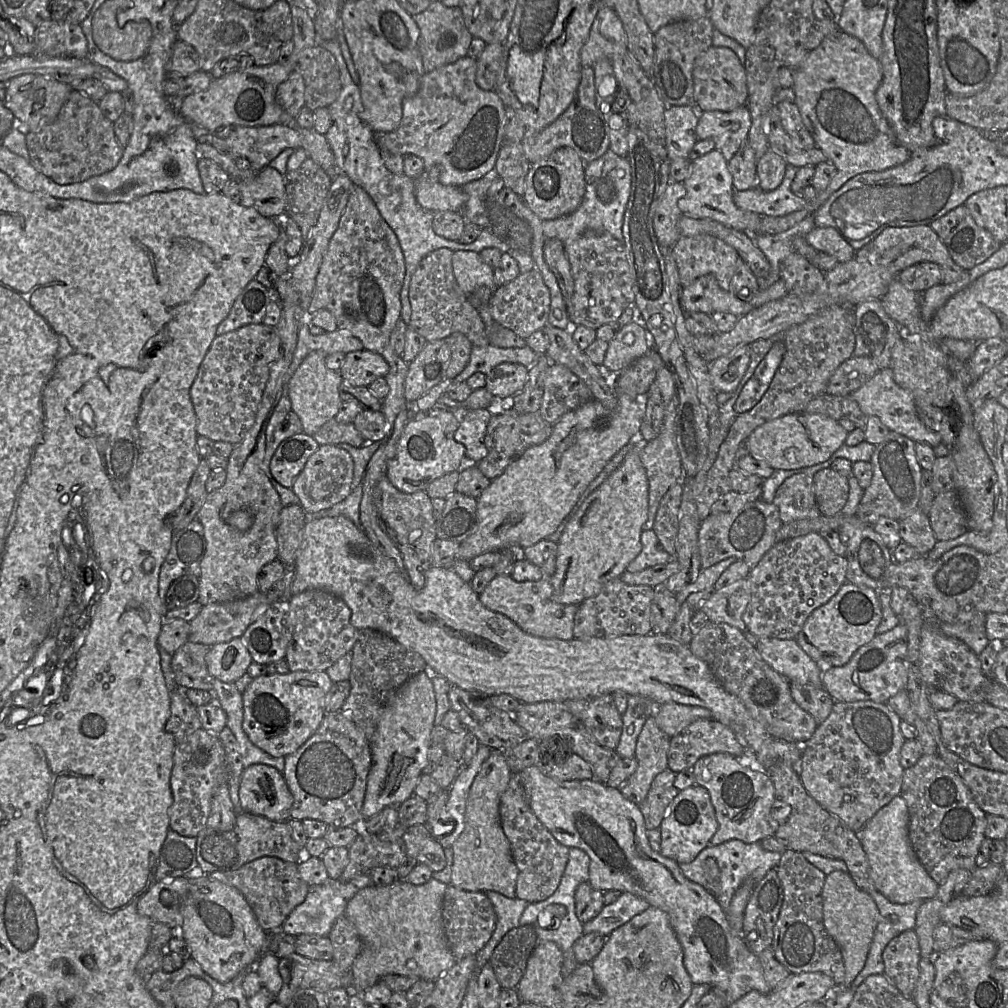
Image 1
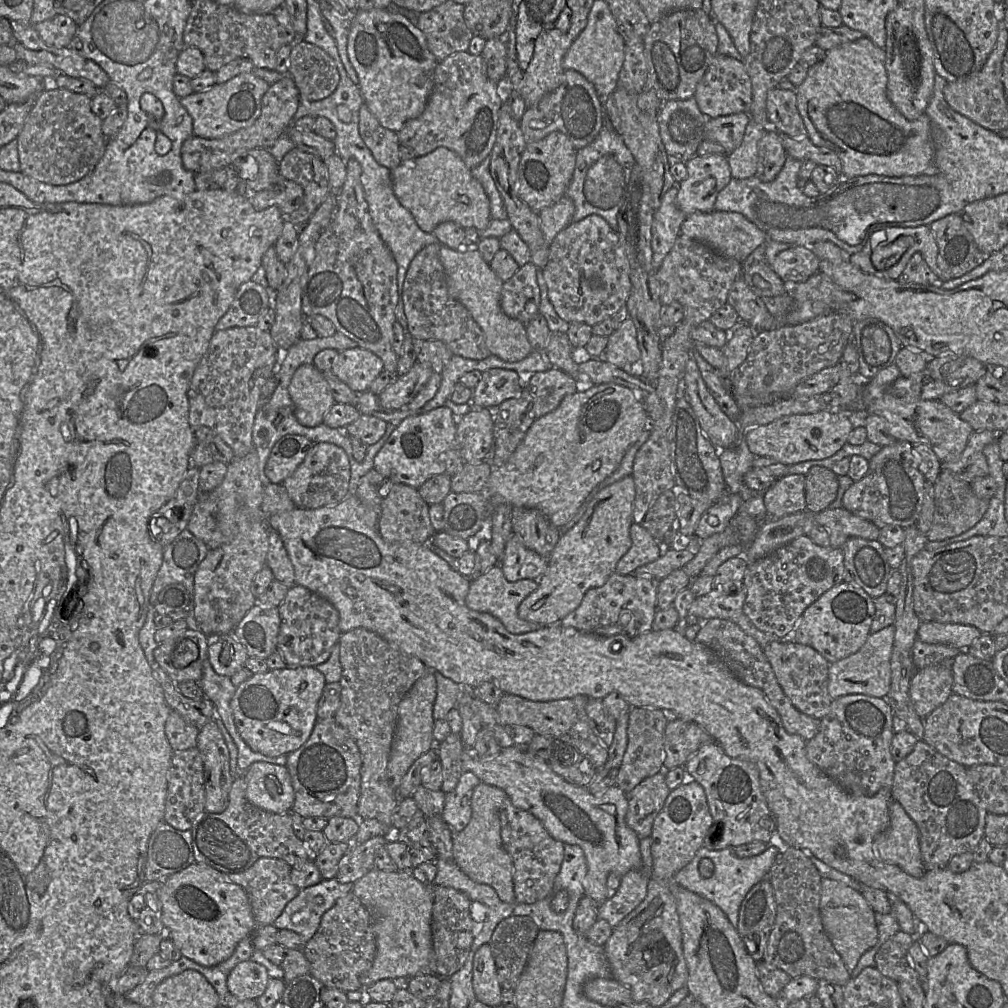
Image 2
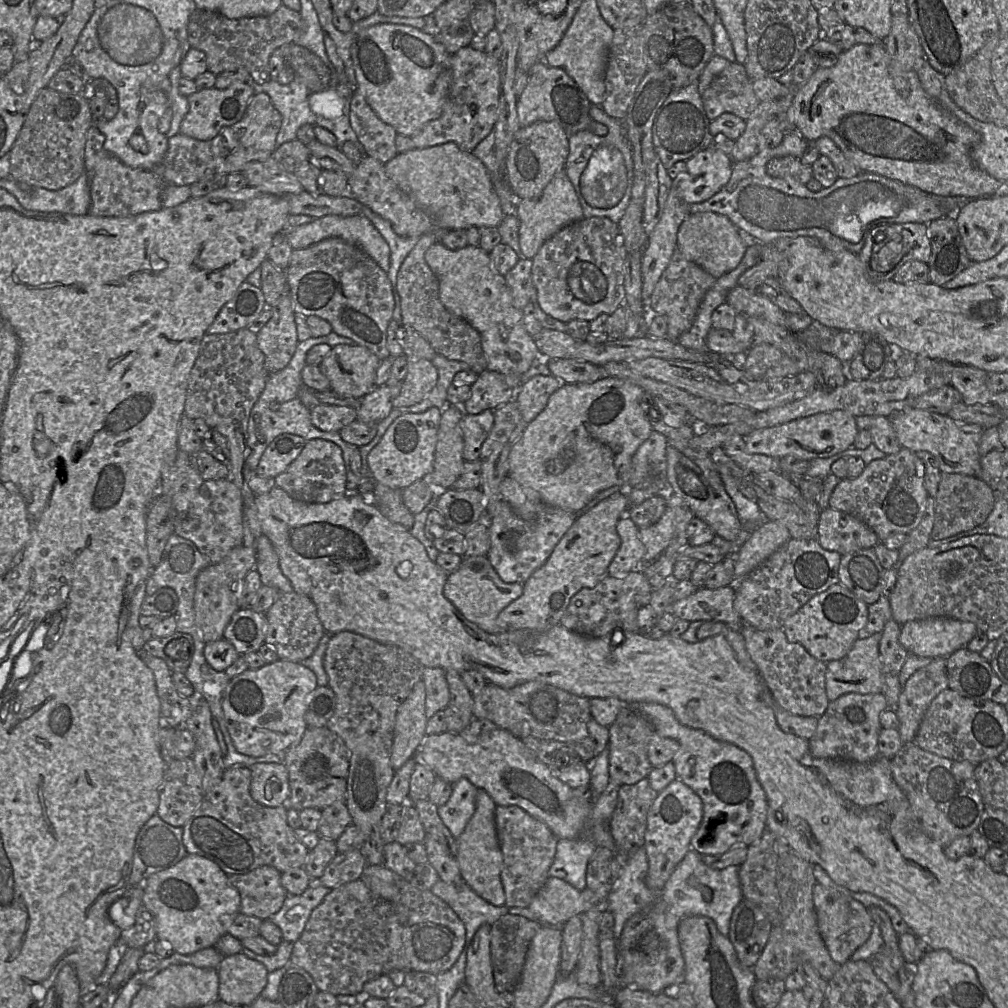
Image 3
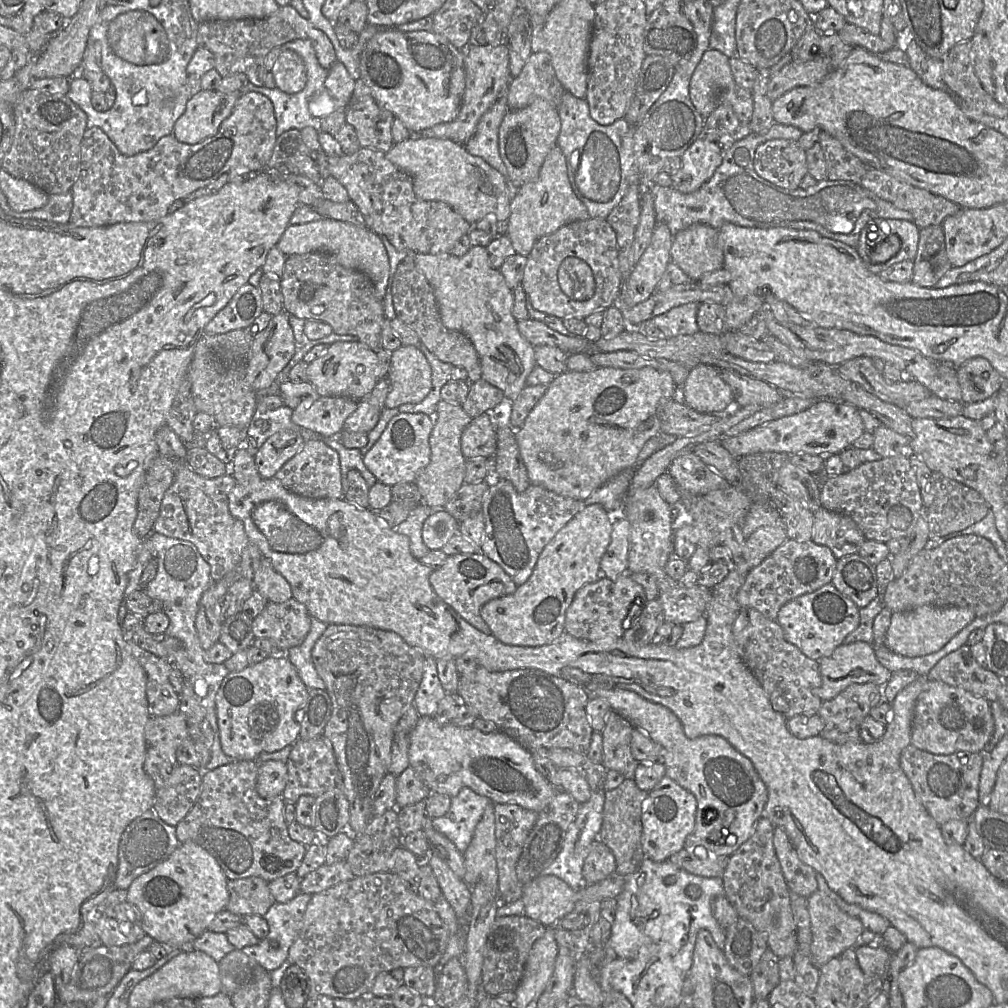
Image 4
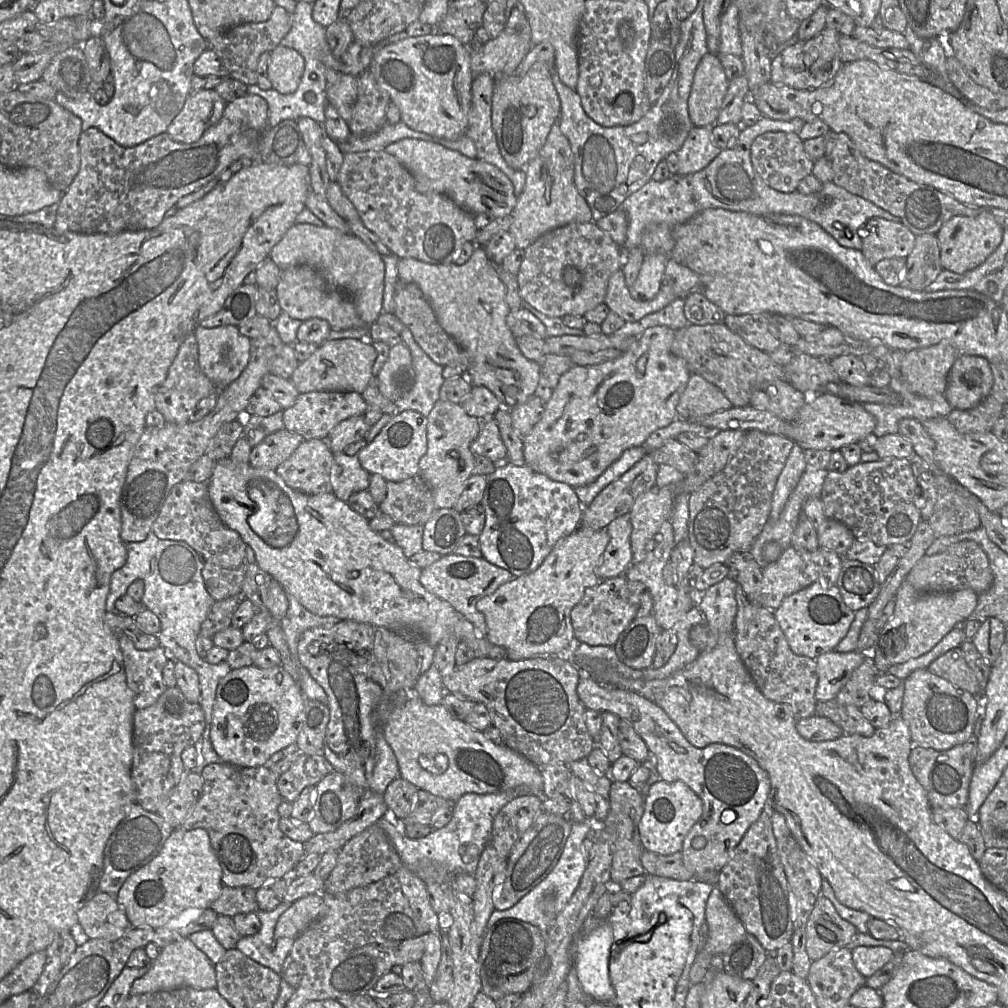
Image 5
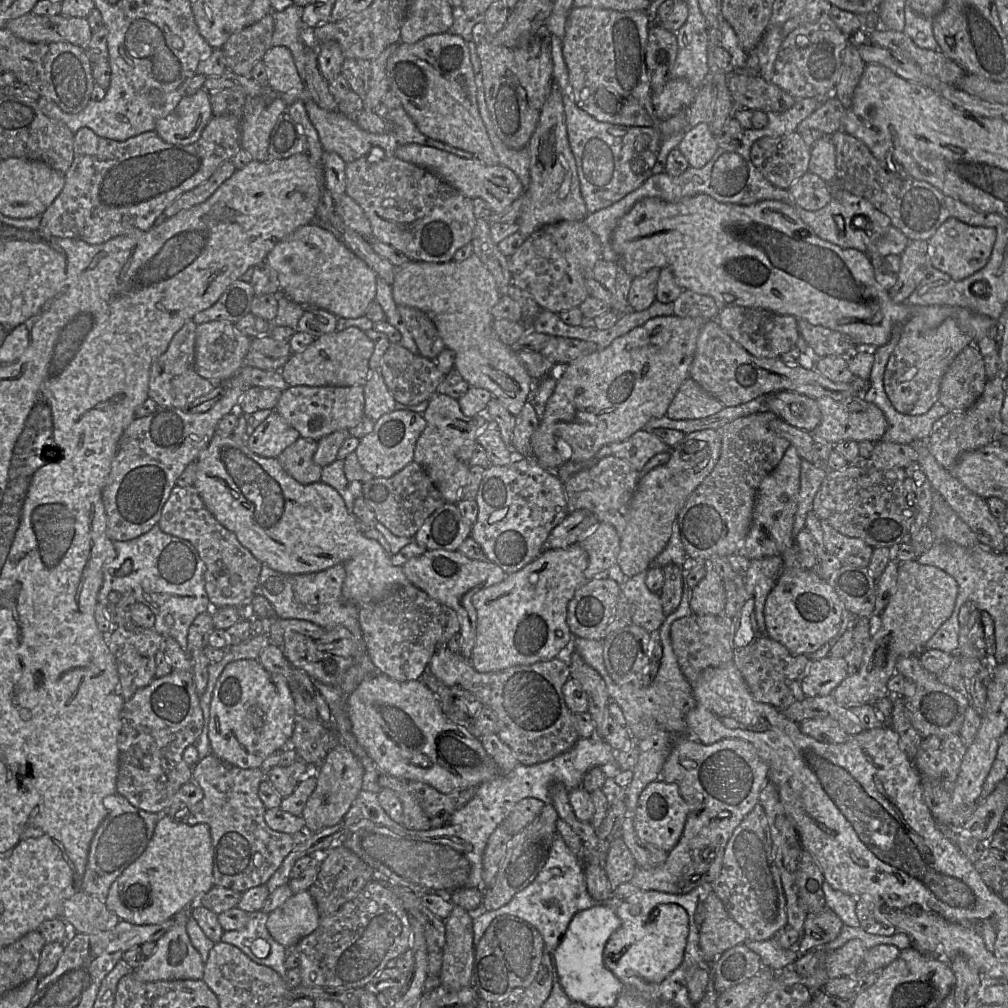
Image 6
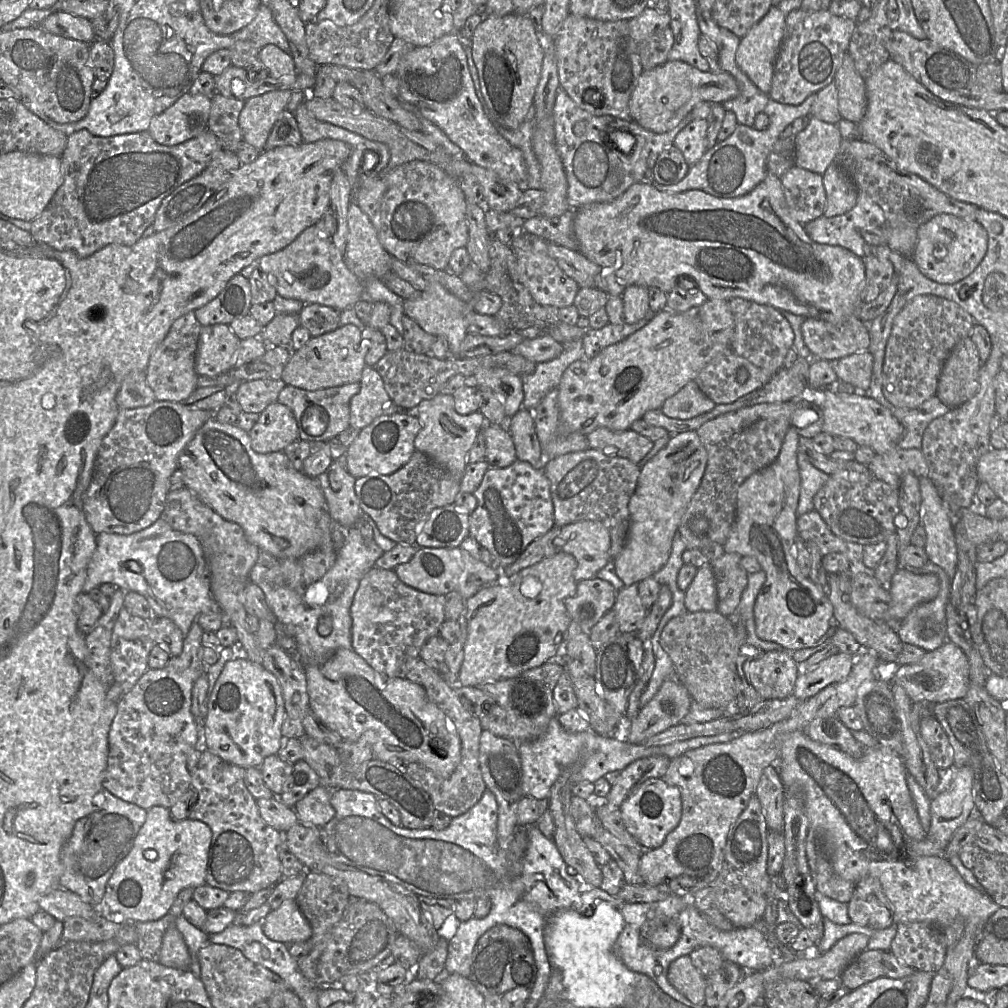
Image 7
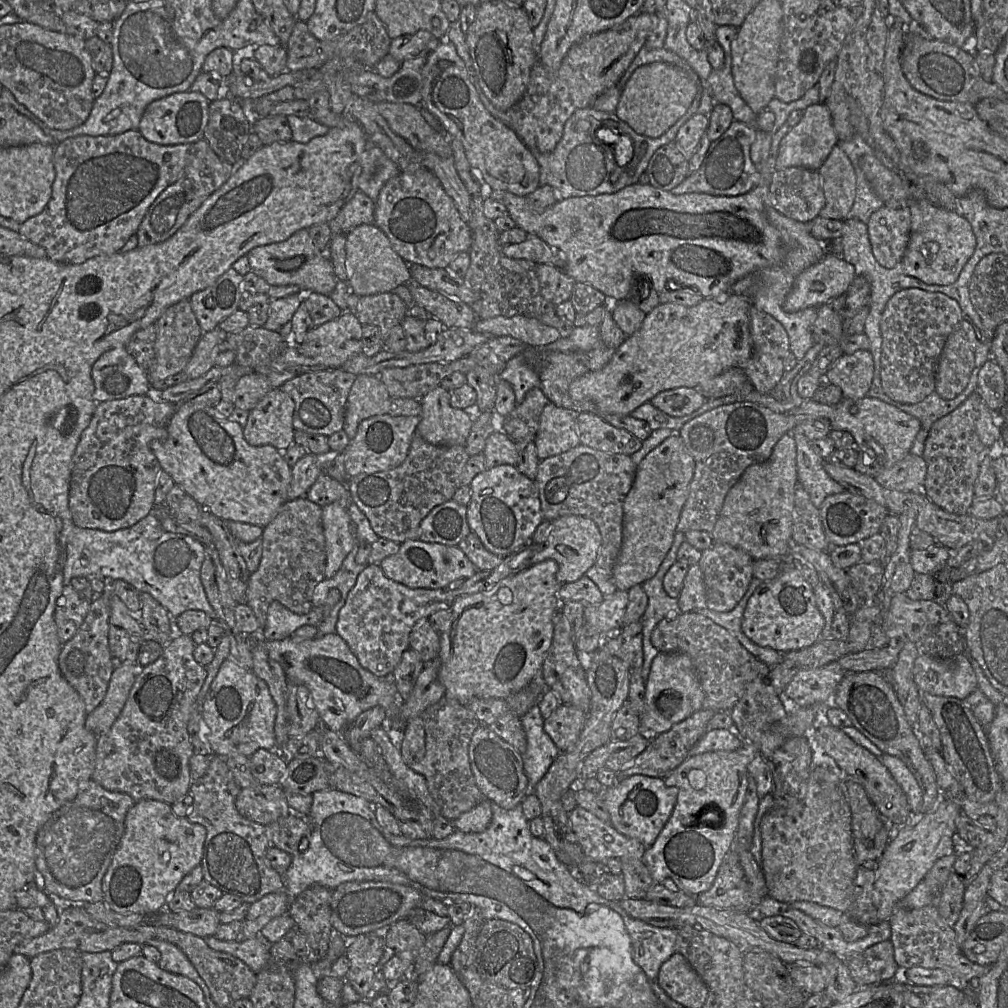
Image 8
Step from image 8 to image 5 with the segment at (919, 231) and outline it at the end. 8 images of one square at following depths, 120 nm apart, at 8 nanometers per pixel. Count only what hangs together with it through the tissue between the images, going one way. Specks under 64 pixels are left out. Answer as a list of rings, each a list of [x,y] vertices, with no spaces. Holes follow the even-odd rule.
[[[982,211],[974,217],[954,216],[950,218],[936,233],[943,269],[963,274],[978,267],[998,248],[1003,233],[1004,228],[990,211]]]

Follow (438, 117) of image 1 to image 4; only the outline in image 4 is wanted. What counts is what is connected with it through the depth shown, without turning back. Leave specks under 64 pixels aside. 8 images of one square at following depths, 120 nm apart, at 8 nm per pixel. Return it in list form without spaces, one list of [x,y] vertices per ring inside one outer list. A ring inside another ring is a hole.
[[[506,42],[486,46],[469,44],[462,48],[461,52],[465,69],[465,90],[459,113],[450,122],[440,123],[423,130],[422,136],[423,138],[449,139],[466,148],[466,143],[475,133],[479,120],[499,98],[505,96],[513,77],[509,69],[510,56]]]

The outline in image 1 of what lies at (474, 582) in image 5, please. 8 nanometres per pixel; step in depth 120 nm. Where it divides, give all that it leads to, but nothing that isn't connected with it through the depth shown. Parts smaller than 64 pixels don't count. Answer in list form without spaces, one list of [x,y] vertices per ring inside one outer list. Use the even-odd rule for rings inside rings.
[[[496,575],[479,594],[480,602],[489,610],[500,613],[524,632],[538,637],[571,640],[574,637],[574,618],[579,605],[563,605],[551,599],[553,587],[548,578],[516,582],[510,576]]]

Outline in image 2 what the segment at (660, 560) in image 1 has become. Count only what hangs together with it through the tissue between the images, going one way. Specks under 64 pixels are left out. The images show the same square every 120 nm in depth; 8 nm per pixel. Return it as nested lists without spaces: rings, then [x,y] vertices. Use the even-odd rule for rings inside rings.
[[[634,522],[631,525],[630,537],[632,545],[617,563],[615,573],[633,574],[637,568],[657,560],[664,553],[662,544],[657,542],[641,524]]]

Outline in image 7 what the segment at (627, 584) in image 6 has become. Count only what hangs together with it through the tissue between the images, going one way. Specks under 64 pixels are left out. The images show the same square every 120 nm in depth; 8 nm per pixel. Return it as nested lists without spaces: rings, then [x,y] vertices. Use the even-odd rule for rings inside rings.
[[[637,583],[616,591],[611,611],[619,626],[619,632],[636,632],[641,626],[648,609],[645,608],[637,592]]]

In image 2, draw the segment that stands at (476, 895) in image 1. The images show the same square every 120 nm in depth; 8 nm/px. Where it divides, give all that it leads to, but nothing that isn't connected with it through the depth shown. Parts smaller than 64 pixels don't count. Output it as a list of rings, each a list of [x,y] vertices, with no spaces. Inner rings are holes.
[[[433,884],[432,943],[435,953],[435,974],[449,978],[464,966],[474,940],[474,921],[471,918],[470,899],[462,892]]]

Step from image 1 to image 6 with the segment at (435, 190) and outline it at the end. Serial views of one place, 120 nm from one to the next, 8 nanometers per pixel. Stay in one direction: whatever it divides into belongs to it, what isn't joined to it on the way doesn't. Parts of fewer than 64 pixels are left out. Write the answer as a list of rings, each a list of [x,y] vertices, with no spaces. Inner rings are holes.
[[[417,143],[398,146],[395,156],[434,172],[471,200],[483,199],[490,206],[492,213],[502,213],[524,192],[520,180],[510,169],[501,165],[488,166],[477,158],[466,159],[447,151]]]

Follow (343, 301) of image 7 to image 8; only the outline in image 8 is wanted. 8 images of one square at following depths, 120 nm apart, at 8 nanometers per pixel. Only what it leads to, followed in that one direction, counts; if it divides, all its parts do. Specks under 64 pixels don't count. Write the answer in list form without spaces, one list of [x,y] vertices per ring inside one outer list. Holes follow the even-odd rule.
[[[308,229],[295,232],[283,242],[256,247],[248,252],[251,271],[270,286],[296,285],[304,293],[330,296],[338,282],[328,256],[317,249]]]

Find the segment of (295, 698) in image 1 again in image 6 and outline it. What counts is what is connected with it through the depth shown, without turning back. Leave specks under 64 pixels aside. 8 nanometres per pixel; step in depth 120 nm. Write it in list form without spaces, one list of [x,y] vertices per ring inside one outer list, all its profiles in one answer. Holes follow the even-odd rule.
[[[258,659],[231,661],[213,690],[208,726],[211,751],[233,766],[259,768],[265,759],[290,742],[296,716],[294,700],[284,676],[268,672]]]

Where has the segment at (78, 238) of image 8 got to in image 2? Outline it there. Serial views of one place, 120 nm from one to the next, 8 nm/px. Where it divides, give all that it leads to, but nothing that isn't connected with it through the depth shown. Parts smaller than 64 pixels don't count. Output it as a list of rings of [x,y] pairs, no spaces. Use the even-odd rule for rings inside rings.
[[[285,76],[270,85],[261,99],[261,112],[255,122],[246,128],[221,138],[208,139],[192,135],[181,146],[181,160],[186,170],[204,173],[216,169],[227,168],[238,158],[252,149],[269,149],[290,125],[293,125],[293,116],[299,105],[299,91],[290,76]]]

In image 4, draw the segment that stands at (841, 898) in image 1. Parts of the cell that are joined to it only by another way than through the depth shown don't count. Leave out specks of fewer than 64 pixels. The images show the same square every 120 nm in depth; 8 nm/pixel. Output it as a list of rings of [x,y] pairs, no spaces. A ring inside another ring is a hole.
[[[819,889],[808,898],[808,912],[812,931],[811,962],[818,969],[844,950],[852,948],[864,931],[860,919],[843,912],[828,895]]]

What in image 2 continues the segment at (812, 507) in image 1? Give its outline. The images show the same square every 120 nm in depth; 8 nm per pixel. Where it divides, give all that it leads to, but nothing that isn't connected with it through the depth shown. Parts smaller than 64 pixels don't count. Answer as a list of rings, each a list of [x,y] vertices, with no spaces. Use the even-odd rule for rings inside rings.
[[[786,475],[778,479],[763,495],[769,518],[783,518],[807,510],[805,500],[805,476]]]

